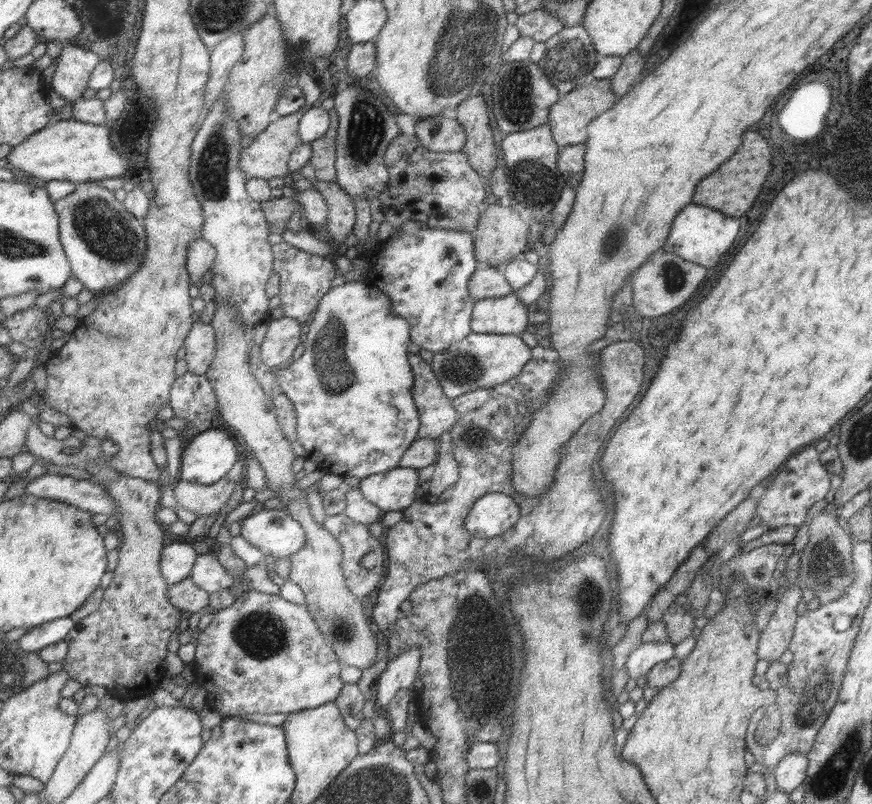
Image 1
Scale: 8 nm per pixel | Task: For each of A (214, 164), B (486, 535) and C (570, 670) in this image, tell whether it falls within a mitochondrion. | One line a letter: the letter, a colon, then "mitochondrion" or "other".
A: mitochondrion
B: other
C: other

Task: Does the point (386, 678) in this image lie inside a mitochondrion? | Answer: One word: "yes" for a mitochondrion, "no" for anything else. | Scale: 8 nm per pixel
no

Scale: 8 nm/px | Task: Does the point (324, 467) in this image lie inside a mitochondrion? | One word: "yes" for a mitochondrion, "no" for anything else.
no

